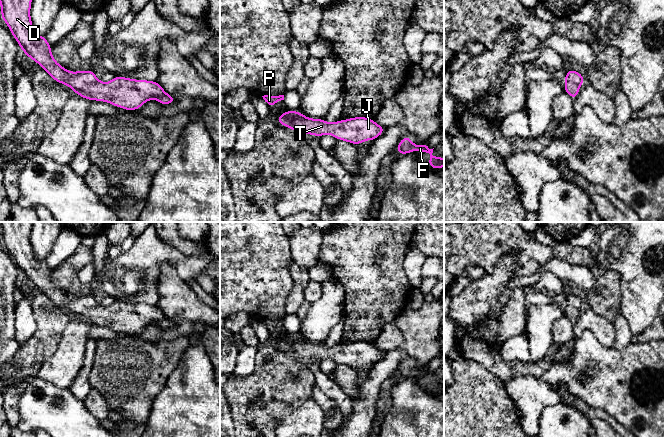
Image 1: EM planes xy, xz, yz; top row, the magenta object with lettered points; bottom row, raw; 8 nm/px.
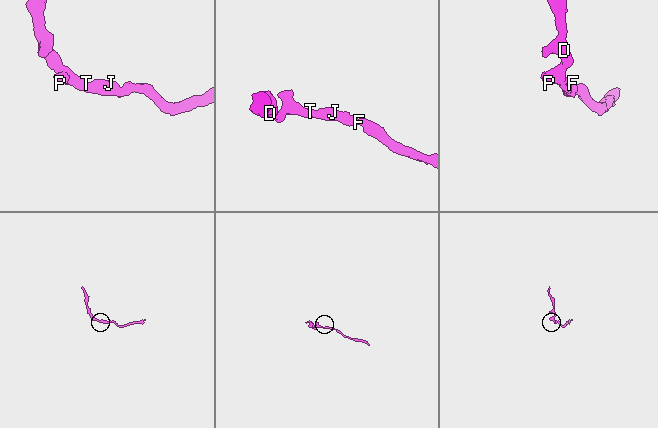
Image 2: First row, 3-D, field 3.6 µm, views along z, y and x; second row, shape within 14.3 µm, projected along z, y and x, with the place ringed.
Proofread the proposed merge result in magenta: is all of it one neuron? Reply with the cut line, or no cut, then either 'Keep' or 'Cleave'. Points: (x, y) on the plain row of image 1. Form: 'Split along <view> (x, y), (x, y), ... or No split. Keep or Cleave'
No split. Keep

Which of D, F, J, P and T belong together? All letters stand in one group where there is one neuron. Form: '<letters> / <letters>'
D F J P T

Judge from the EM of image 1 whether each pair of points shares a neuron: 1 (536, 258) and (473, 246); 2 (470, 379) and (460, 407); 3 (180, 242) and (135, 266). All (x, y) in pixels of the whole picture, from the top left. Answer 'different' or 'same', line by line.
1: same
2: same
3: different

